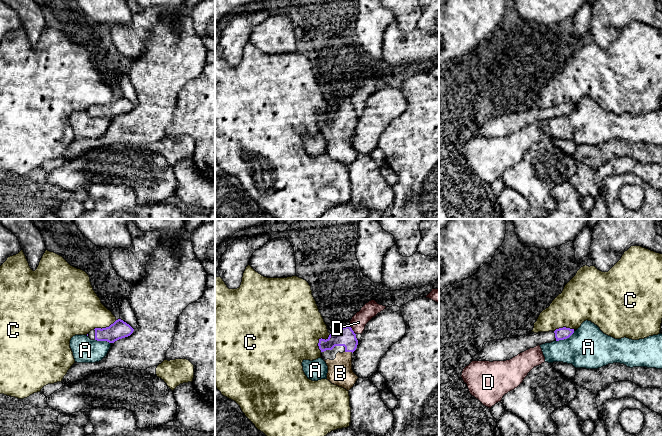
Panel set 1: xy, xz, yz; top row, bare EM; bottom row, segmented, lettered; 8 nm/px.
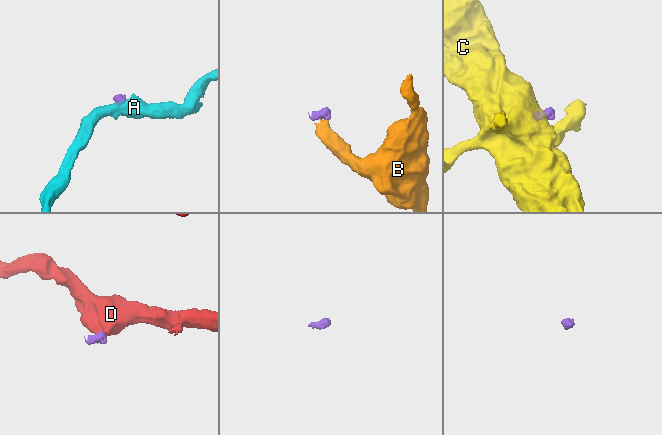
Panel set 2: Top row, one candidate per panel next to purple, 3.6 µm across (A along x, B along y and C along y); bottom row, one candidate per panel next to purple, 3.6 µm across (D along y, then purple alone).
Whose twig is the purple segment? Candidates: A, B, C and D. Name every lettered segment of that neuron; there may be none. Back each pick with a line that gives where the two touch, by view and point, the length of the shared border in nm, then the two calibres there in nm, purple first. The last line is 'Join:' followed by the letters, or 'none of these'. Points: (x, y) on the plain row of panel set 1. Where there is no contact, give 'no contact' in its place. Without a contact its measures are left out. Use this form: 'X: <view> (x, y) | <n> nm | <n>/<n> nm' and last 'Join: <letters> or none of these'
B: xz (349, 127) | 60 nm | 150/200 nm
Join: B

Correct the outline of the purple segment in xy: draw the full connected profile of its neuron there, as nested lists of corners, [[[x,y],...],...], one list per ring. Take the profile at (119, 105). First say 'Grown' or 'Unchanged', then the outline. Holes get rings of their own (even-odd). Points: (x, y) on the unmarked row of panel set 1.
Grown. [[[121,95],[116,96],[113,100],[106,104],[95,104],[88,109],[91,116],[107,117],[114,119],[115,117],[128,113],[133,109],[134,105]]]

